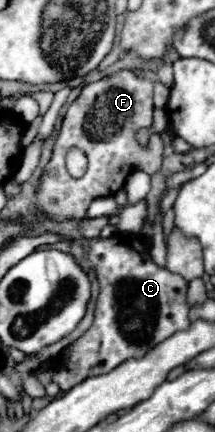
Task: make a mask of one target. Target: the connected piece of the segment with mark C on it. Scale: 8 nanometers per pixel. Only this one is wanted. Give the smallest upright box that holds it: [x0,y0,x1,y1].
[53,232,189,392]

